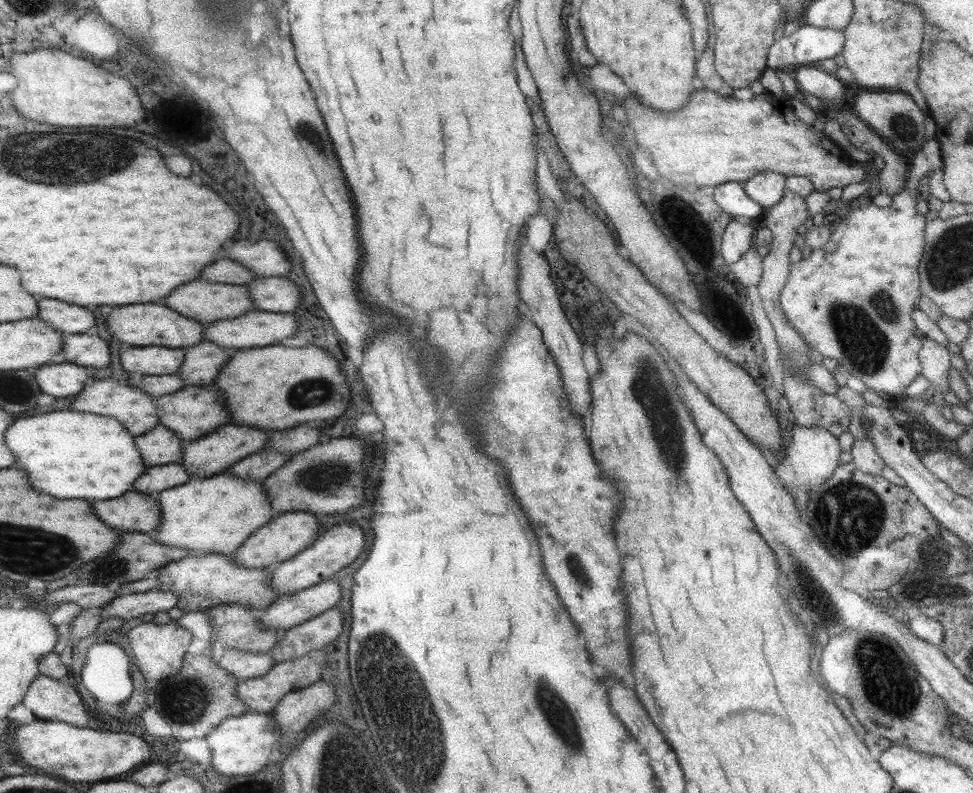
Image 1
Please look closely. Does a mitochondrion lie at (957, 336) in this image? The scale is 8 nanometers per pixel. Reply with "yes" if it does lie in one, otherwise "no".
no

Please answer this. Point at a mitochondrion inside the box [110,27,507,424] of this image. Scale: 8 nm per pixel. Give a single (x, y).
(304, 394)

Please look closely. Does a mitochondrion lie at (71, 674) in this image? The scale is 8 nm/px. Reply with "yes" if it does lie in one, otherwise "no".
no

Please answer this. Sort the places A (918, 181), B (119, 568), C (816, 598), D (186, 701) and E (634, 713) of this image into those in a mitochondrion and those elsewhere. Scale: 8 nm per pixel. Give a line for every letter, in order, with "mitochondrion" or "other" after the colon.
A: other
B: mitochondrion
C: mitochondrion
D: mitochondrion
E: other

